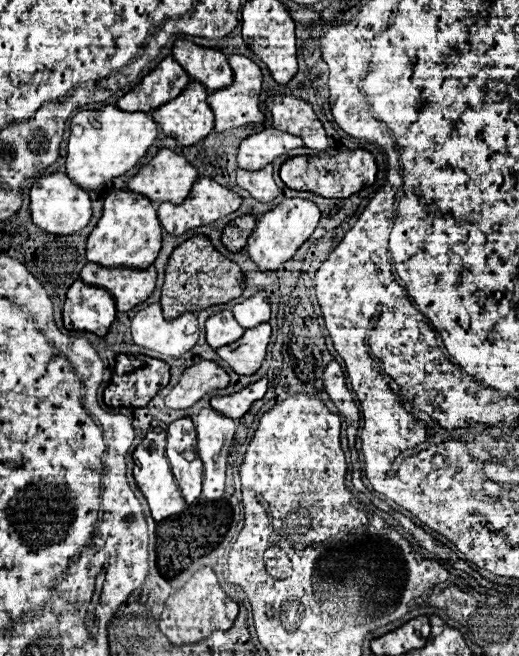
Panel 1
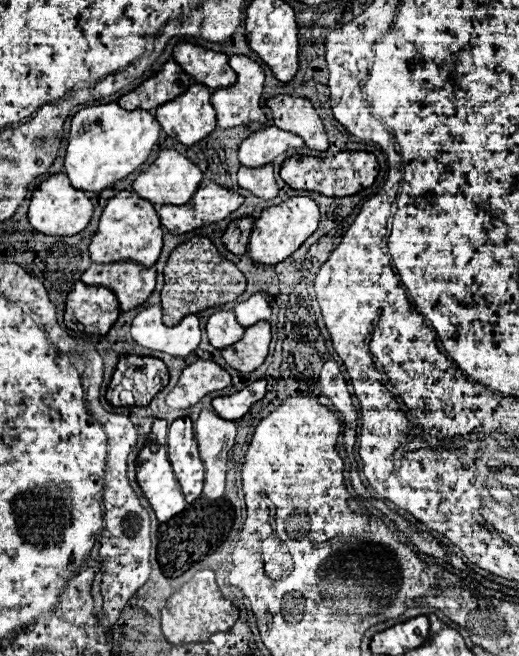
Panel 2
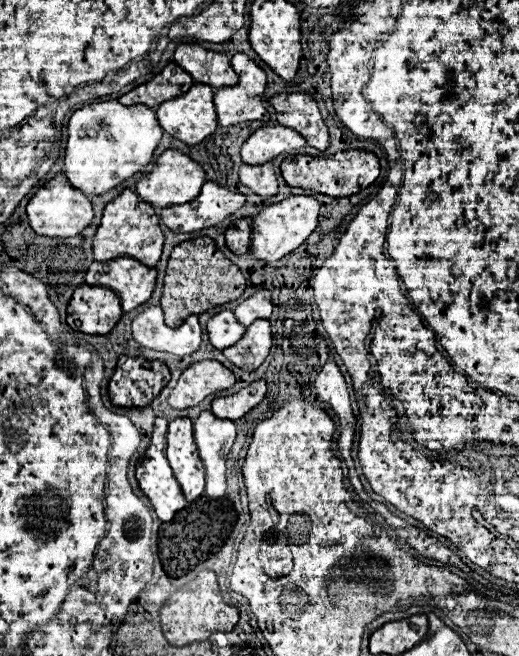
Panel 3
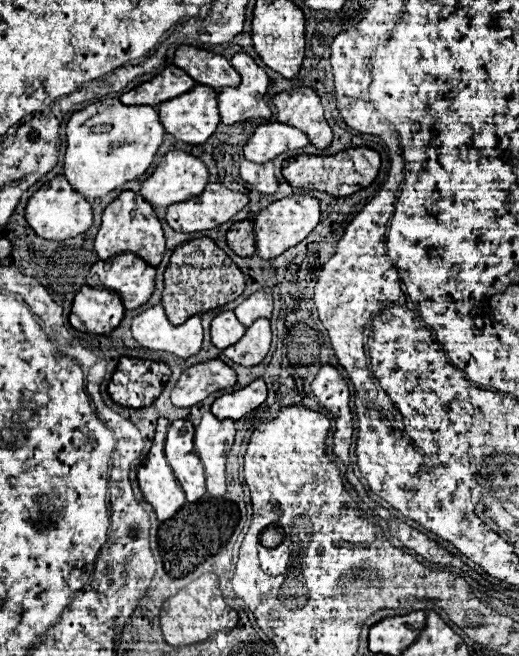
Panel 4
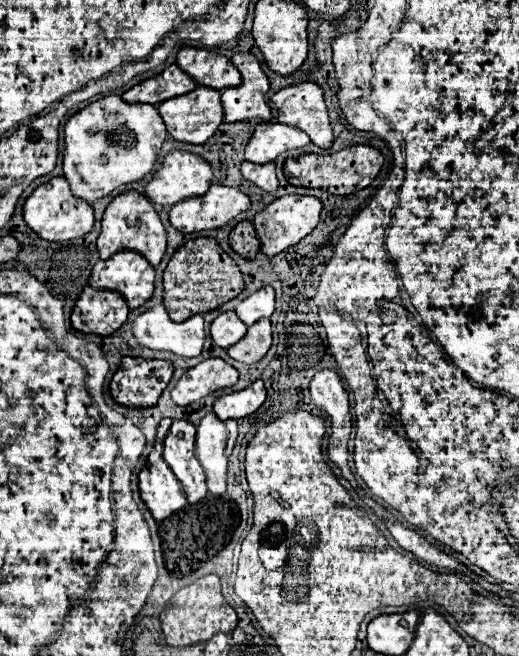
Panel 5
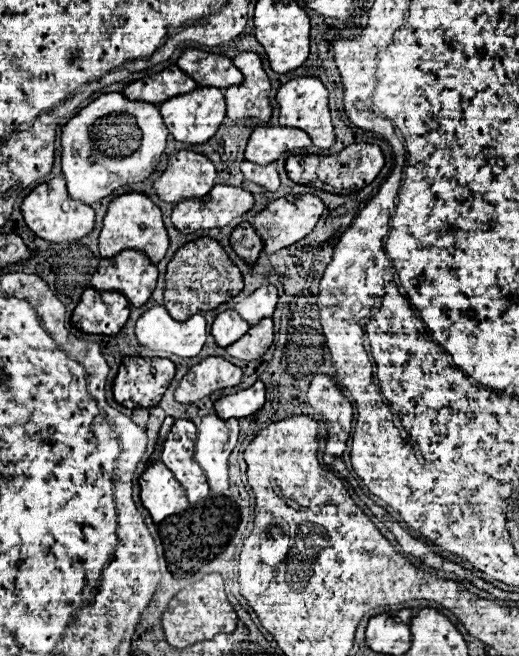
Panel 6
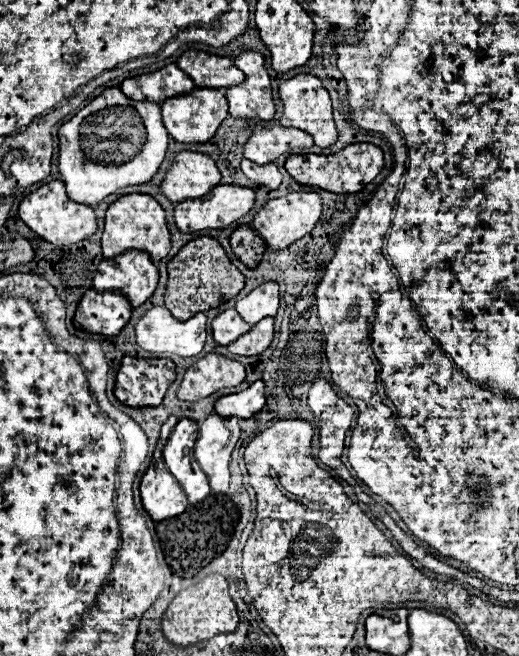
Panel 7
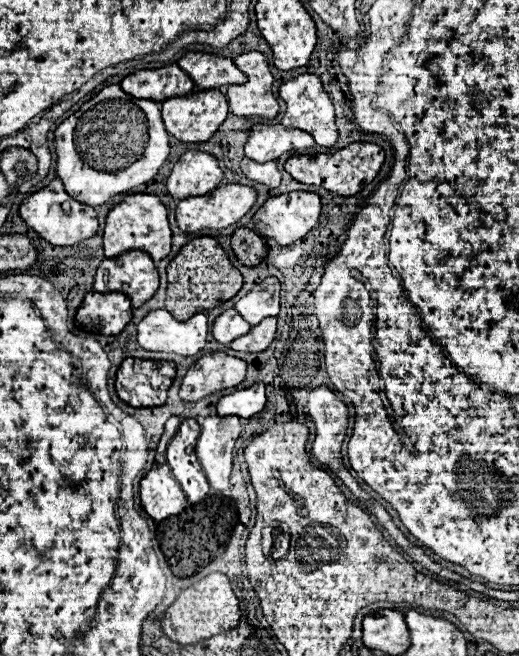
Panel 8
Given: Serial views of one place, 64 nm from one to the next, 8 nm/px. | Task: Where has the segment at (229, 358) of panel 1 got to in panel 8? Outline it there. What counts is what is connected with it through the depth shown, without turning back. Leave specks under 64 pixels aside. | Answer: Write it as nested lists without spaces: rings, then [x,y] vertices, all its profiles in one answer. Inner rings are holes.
[[[266,318],[260,324],[252,326],[252,330],[246,336],[240,336],[238,340],[230,342],[228,348],[236,352],[248,352],[248,354],[258,354],[264,352],[276,336],[276,318]]]

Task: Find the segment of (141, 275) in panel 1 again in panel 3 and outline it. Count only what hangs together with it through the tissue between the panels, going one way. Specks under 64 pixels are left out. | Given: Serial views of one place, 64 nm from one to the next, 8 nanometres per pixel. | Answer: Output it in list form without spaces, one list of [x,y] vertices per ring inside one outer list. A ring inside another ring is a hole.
[[[116,258],[110,262],[94,262],[84,280],[90,286],[114,290],[120,296],[122,310],[130,312],[152,296],[156,268],[148,268],[132,258]]]

